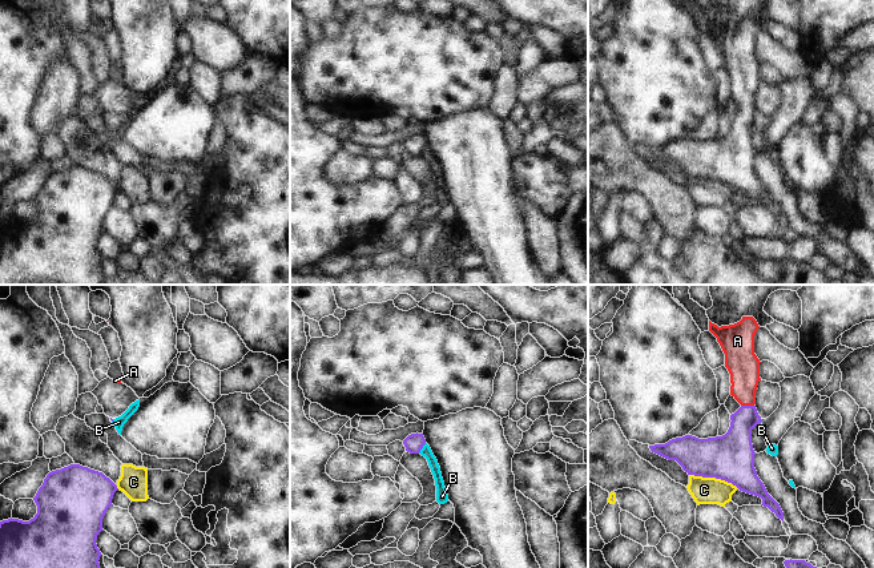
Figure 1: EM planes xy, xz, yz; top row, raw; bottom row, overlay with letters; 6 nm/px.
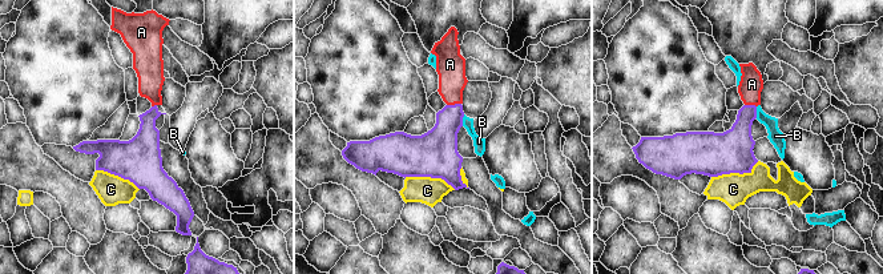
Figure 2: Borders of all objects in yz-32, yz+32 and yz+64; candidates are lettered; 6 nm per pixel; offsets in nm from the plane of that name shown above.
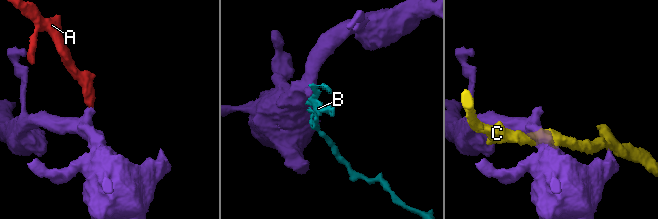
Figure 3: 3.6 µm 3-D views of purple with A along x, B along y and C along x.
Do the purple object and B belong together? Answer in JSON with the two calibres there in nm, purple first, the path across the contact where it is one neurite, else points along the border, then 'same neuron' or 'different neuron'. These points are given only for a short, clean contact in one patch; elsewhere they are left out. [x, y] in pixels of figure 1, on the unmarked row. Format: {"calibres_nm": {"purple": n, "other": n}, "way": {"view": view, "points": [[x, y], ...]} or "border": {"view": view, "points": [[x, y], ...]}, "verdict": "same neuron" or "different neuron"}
{"calibres_nm": {"purple": 110, "other": 70}, "border": {"view": "xz", "points": [[426, 145], [418, 154]]}, "verdict": "different neuron"}

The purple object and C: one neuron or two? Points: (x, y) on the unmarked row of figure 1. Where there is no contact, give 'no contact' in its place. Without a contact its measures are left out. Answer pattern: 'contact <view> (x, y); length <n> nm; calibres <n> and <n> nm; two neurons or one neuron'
contact yz (715, 178); length 320 nm; calibres 280 and 160 nm; two neurons

